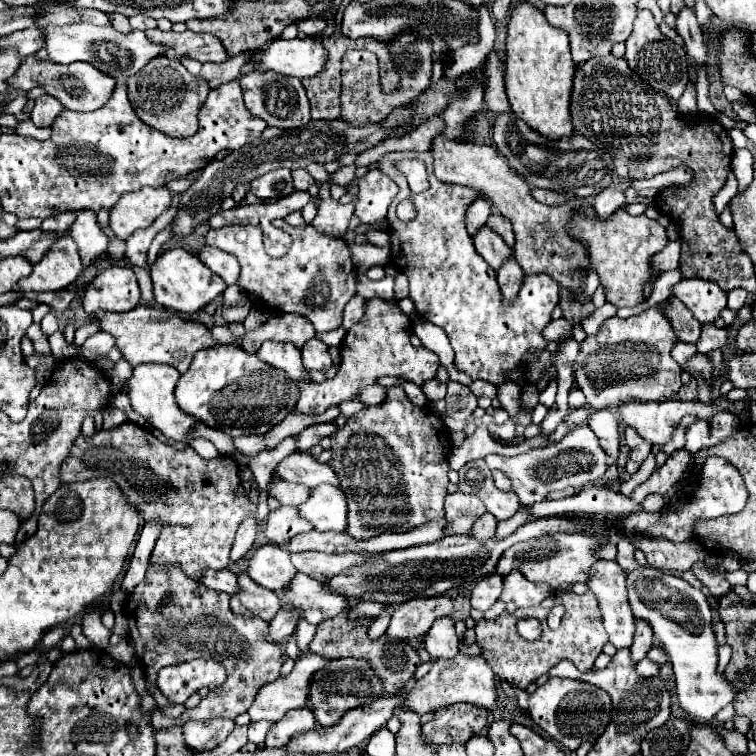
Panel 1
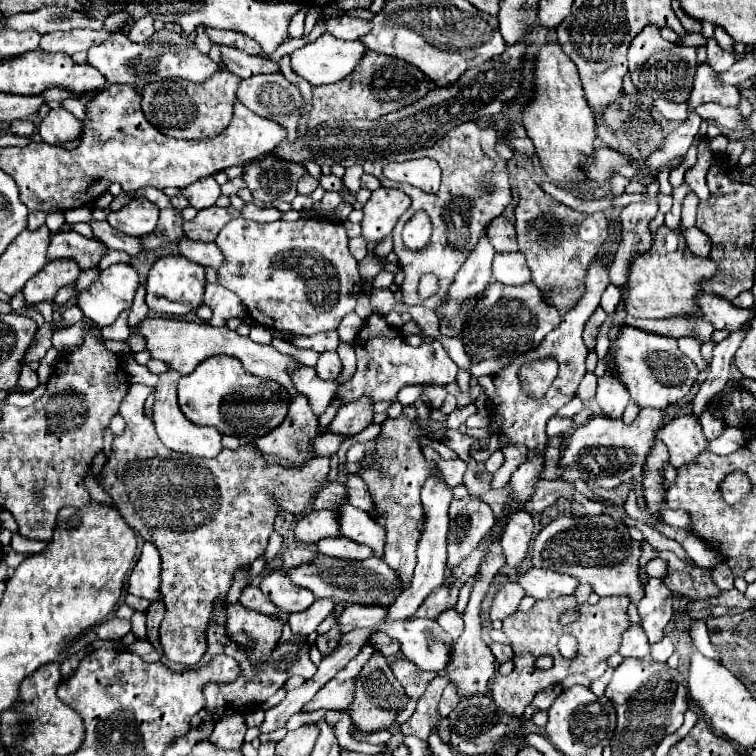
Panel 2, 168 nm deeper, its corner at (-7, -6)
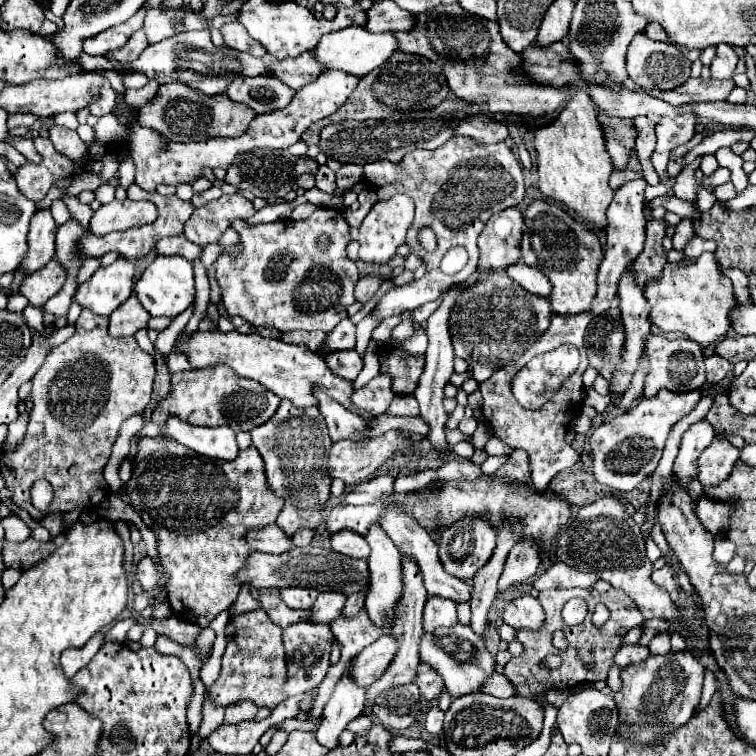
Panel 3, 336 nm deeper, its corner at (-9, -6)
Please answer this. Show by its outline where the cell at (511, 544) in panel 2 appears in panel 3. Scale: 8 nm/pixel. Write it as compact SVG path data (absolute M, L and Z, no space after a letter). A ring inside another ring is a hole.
M534 542L516 544L506 556L504 570L498 580L498 592L502 594L510 586L530 580L538 572L538 564L540 564L538 556L540 556L538 546L534 546Z

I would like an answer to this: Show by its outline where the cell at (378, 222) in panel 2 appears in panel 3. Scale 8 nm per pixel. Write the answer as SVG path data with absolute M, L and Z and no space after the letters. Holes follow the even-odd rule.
M398 194L386 202L376 202L360 226L360 236L358 236L360 262L368 266L388 264L390 258L396 254L398 246L406 242L406 230L412 224L412 218L414 218L414 202L406 194Z

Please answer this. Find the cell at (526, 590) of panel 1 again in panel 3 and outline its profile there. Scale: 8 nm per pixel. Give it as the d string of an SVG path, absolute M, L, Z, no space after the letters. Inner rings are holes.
M556 562L540 578L536 578L532 586L542 592L550 588L592 588L596 582L598 576L594 572L580 572L564 562Z

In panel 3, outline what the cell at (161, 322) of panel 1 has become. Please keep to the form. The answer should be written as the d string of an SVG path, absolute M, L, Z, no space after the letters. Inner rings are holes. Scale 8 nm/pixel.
M196 332L188 338L188 342L178 344L178 350L184 352L194 368L212 368L226 364L230 366L238 376L250 378L272 390L278 398L290 400L298 408L316 406L318 400L314 396L314 386L324 390L330 398L338 400L346 410L362 416L364 420L372 422L376 420L374 414L368 414L366 410L354 406L350 402L350 396L354 392L352 382L332 374L332 370L326 364L326 358L320 352L312 352L306 346L298 344L286 344L282 340L274 338L262 338L258 334L240 334L240 332Z

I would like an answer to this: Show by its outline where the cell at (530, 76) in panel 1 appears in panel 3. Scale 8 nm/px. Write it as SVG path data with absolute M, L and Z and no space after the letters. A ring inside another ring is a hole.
M574 92L560 116L552 124L536 130L534 142L538 152L538 190L542 192L542 196L564 204L584 222L606 230L606 210L614 198L614 190L610 188L610 174L614 170L614 164L606 152L606 140L602 124L598 122L598 110L594 102L586 98L586 92Z

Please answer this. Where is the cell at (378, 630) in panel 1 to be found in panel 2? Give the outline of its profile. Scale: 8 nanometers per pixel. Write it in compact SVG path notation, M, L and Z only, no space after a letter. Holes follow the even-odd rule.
M376 650L372 654L372 674L368 674L366 678L358 678L354 686L354 704L350 708L352 724L356 726L358 732L364 732L364 734L370 734L380 728L390 728L396 720L396 714L406 708L406 702L408 702L408 696L404 694L400 682L394 678L392 670L388 668L386 658L380 656L380 652Z

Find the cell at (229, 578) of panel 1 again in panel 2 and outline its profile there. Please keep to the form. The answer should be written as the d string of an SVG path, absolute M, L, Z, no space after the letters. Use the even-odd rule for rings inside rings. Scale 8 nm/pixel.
M250 584L242 590L240 594L240 600L238 600L244 608L250 608L250 610L258 610L258 612L264 612L264 614L280 614L284 620L288 614L284 614L282 610L276 610L276 606L272 602L268 602L268 598L264 598L264 594L260 592L258 586Z

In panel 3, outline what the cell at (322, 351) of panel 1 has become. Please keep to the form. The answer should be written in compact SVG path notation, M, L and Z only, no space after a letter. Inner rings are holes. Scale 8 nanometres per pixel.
M350 350L350 352L338 352L338 354L332 354L326 358L330 370L334 370L334 374L346 378L346 380L354 380L364 362L362 362L362 354L356 352L356 350Z

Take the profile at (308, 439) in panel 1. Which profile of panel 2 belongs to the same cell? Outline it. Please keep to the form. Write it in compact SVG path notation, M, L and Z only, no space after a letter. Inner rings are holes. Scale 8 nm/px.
M364 398L364 402L352 402L352 406L342 406L334 420L328 426L328 432L340 436L354 436L362 432L372 422L372 402Z

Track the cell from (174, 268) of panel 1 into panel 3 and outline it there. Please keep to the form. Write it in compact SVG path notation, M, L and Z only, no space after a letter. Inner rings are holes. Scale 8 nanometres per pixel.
M158 256L134 284L134 292L140 304L150 312L150 316L176 318L194 302L194 272L186 258L178 256Z

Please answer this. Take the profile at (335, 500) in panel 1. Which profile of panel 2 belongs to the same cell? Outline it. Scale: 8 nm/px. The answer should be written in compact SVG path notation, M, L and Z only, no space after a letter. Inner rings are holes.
M340 502L338 504L338 526L340 526L340 536L350 538L358 544L366 544L374 550L376 556L382 558L384 554L384 530L362 510L356 510L350 502Z

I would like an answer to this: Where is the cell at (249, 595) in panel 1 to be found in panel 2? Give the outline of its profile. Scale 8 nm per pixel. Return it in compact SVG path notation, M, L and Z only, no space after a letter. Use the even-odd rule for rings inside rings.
M238 604L228 606L226 632L230 634L230 638L248 648L252 662L262 660L272 652L282 634L282 628L284 620L278 616L260 614Z

